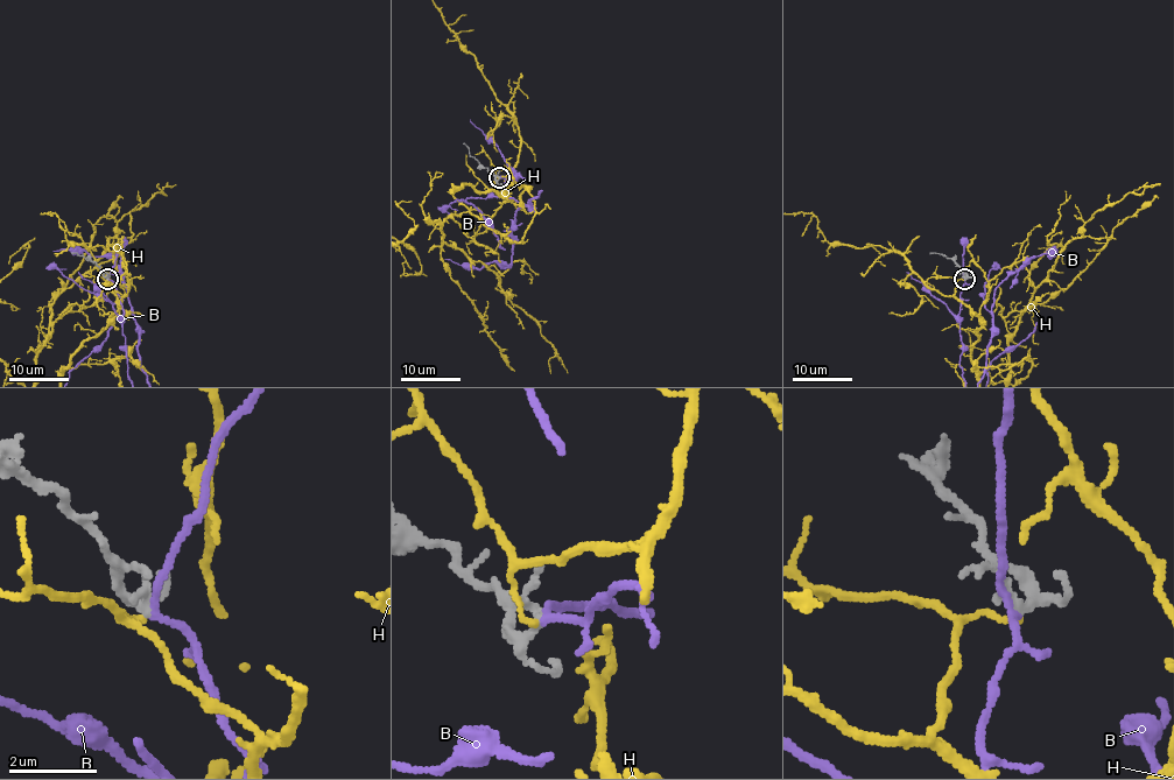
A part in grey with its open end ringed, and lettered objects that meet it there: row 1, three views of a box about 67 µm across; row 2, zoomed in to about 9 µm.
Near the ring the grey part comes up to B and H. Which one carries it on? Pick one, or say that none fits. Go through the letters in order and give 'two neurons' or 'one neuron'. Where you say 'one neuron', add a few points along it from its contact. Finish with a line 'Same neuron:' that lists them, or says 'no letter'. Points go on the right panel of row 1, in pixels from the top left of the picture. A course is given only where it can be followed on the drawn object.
B: two neurons
H: two neurons
Same neuron: no letter

